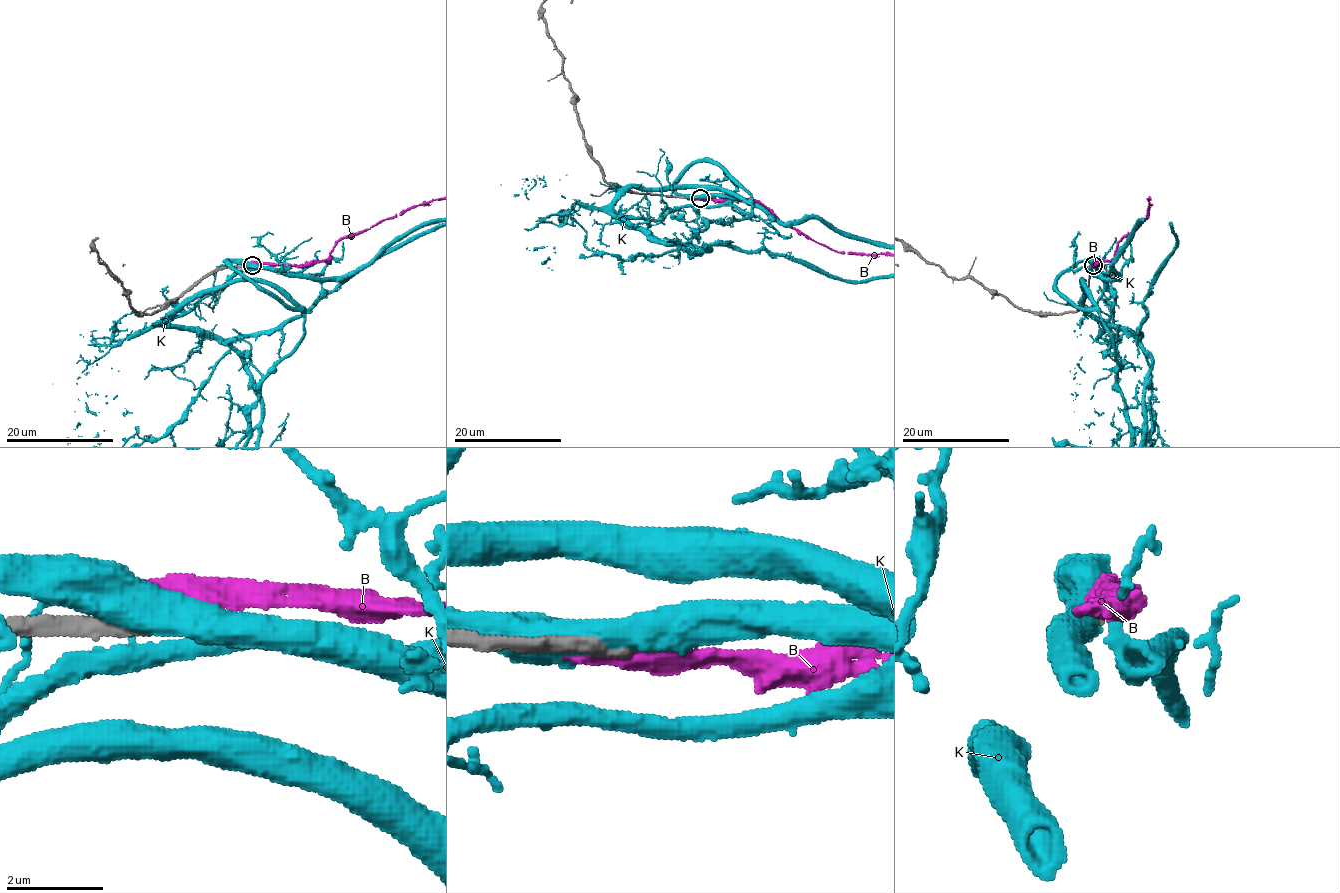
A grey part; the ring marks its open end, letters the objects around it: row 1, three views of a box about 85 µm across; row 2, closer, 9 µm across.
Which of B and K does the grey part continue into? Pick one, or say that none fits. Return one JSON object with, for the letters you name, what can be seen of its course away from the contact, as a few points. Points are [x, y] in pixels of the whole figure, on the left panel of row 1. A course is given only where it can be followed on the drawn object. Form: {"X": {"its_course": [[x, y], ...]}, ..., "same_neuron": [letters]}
{"same_neuron": []}

